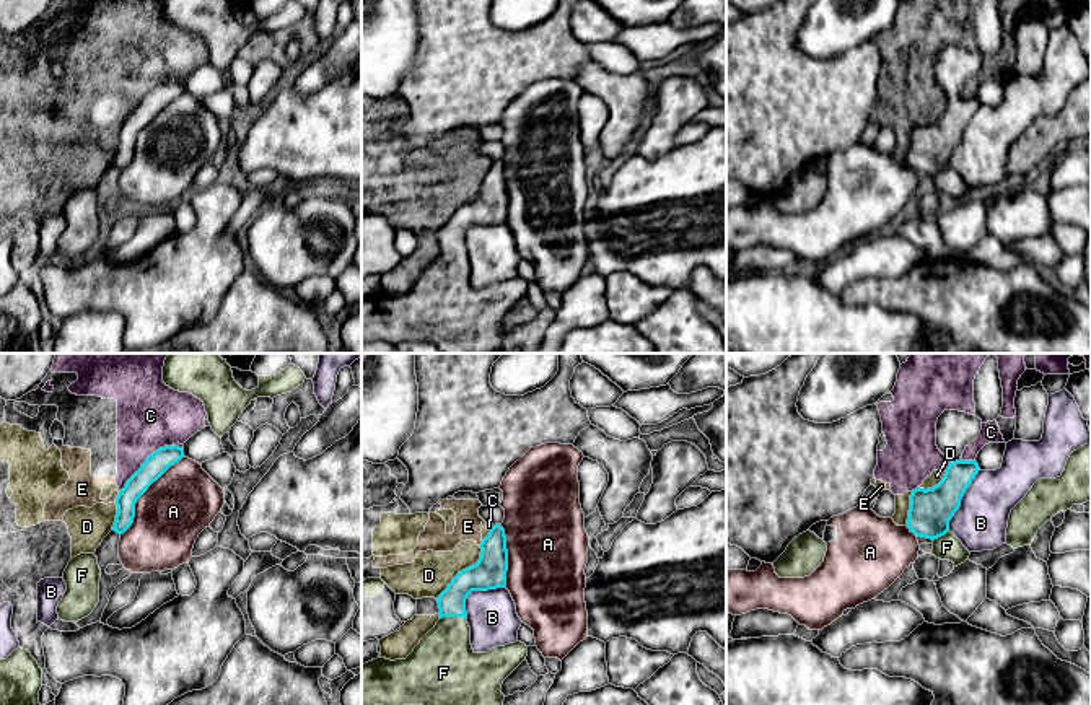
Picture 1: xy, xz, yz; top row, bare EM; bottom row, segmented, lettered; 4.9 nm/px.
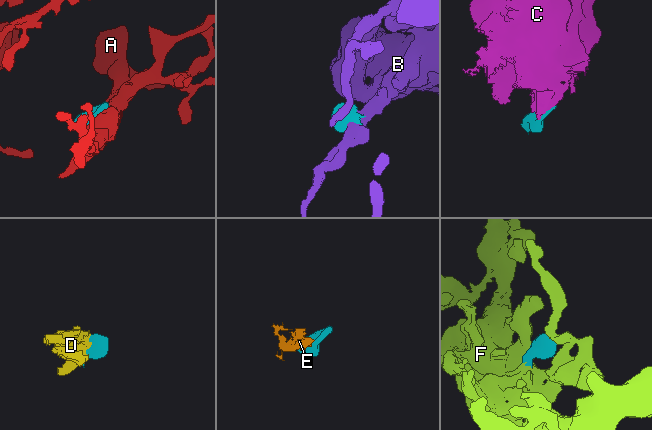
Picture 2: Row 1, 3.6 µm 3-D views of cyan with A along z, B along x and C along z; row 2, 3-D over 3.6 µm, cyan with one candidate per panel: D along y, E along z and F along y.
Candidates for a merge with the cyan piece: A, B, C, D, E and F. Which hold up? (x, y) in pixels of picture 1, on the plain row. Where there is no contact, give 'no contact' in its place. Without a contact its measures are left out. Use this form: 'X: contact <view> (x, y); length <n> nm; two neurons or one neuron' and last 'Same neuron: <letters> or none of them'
A: contact xy (144, 127); length 500 nm; two neurons
B: contact xz (476, 225); length 260 nm; two neurons
C: contact xy (144, 98); length 340 nm; two neurons
D: contact xz (463, 205); length 340 nm; two neurons
E: contact xy (118, 132); length 50 nm; two neurons
F: contact xz (453, 251); length 140 nm; one neuron
Same neuron: F

